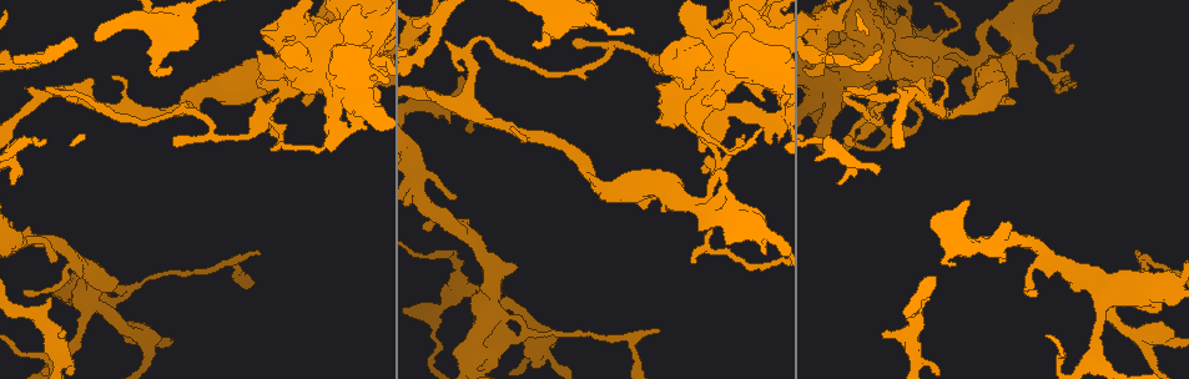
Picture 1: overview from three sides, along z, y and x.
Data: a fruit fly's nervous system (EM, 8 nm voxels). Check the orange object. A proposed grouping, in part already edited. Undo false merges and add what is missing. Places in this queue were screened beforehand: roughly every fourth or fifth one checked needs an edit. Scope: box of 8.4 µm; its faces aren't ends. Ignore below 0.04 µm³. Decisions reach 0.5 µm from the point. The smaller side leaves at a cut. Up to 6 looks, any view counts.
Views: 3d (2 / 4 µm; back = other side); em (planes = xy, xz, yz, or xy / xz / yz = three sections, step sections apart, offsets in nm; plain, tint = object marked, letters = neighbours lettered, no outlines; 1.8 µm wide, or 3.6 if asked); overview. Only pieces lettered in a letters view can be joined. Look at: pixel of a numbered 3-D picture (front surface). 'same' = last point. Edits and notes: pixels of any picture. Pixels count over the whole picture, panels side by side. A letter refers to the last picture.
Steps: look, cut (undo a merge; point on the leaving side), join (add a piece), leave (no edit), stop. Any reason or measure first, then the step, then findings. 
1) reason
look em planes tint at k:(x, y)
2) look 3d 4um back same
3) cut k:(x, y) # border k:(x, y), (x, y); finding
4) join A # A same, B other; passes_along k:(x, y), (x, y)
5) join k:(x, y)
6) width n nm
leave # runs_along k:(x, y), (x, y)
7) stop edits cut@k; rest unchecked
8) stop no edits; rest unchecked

a fork
look em 3.6um yz step 4 tint at 1:(488, 300)

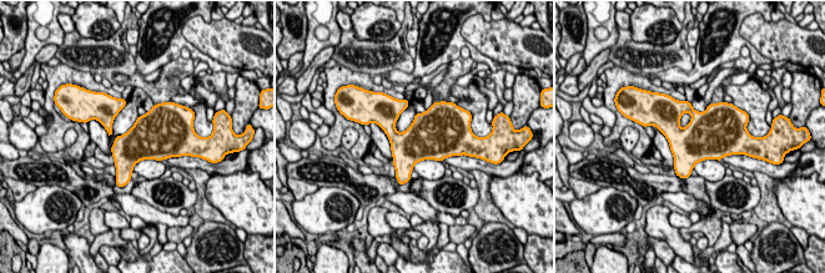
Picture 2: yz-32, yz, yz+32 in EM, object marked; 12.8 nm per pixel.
look em 3.6um yz step 4 letters same

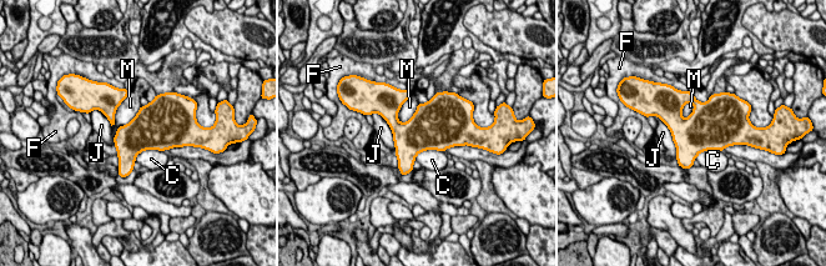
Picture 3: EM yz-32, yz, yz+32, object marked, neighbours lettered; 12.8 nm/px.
longest_contact J 600 nm
leave # C other, F other, J other, M other; all the same neuron

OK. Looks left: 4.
free end
look em planes tint at 1:(1015, 100)

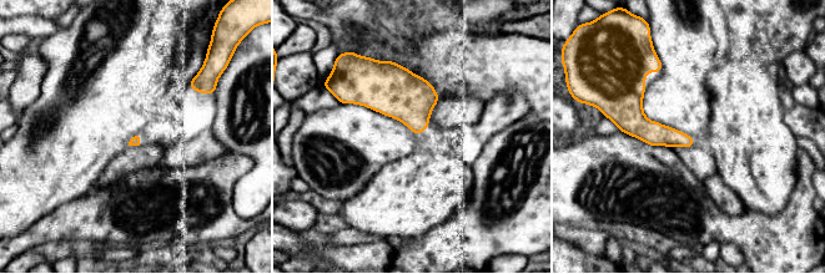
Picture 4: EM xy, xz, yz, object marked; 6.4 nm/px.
see the neighbours
look em planes letters same

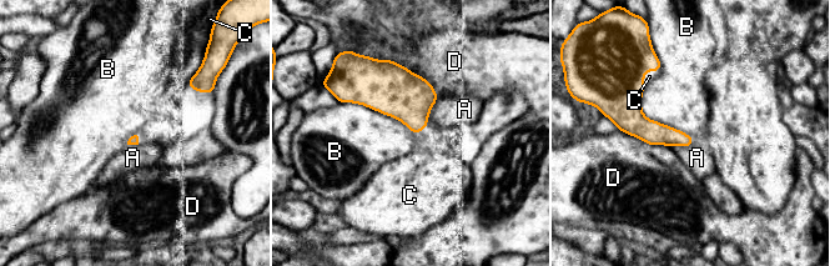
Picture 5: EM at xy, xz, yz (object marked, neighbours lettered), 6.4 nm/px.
leave # A other, B other, C other, D other; runs_along 5:(657, 68), (640, 76), (634, 114), (687, 142); no lettered piece goes on from it

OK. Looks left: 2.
thick turns thin
look 3d 4um at 1:(368, 23)

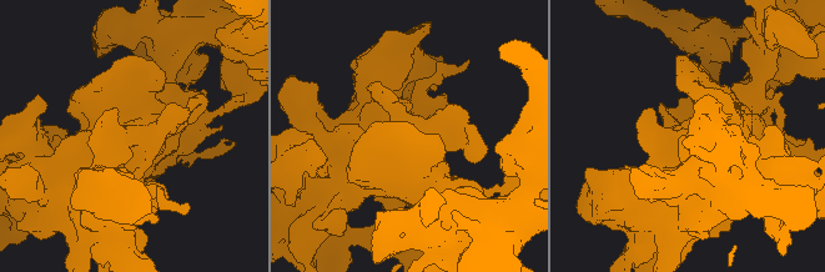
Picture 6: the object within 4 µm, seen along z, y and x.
now the EM
look em 3.6um planes letters at 6:(126, 137)

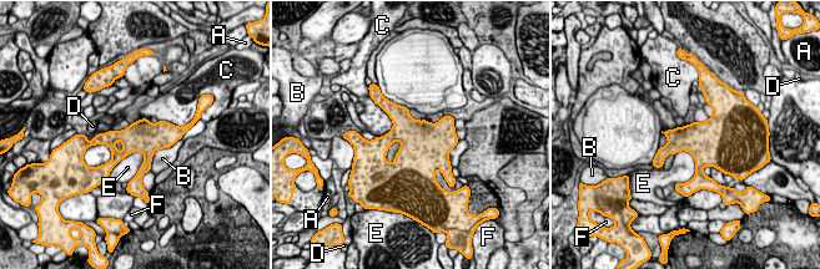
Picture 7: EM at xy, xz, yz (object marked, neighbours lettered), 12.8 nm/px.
leave # A other, B other, C other, D other, E other, F other; border 7:(144, 153), (129, 153), (107, 176); continuous, no second neuron

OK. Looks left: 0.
stop no edits; rest unchecked

